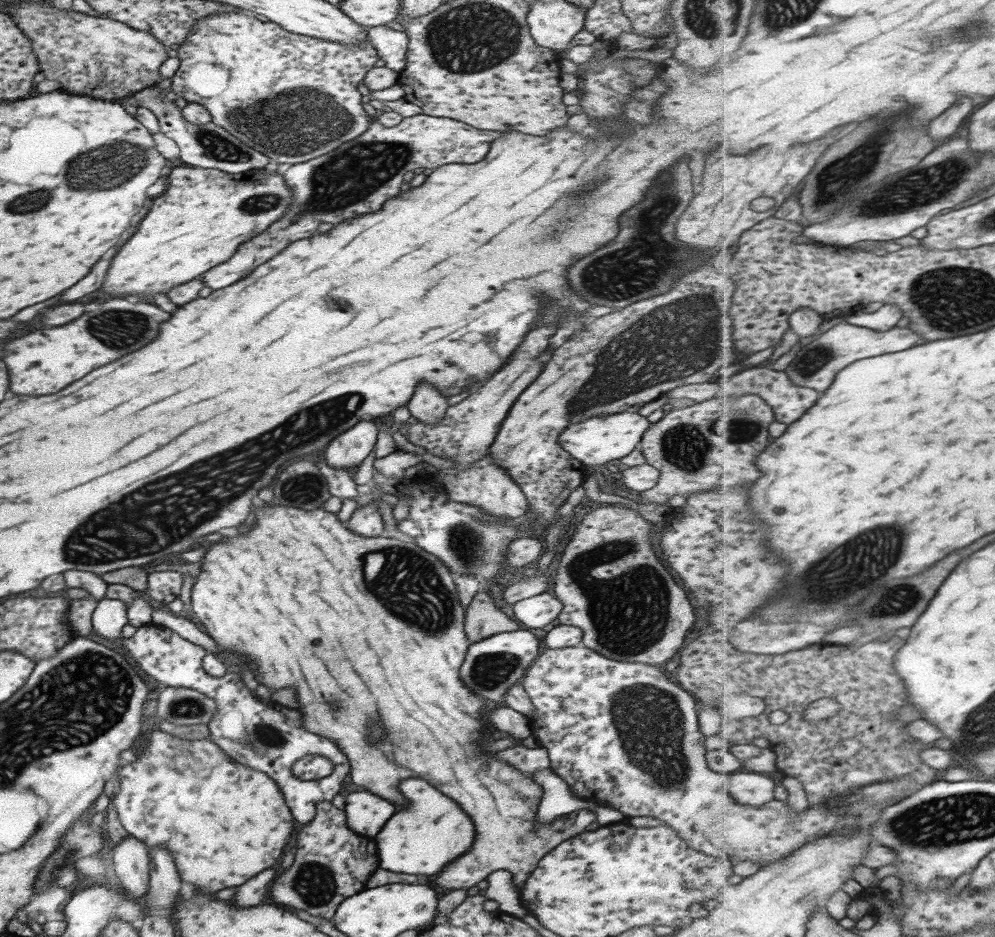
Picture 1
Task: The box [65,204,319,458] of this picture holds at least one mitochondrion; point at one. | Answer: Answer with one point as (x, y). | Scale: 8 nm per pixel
(118, 329)

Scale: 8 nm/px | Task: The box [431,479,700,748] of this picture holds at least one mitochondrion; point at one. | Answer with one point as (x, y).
(629, 601)

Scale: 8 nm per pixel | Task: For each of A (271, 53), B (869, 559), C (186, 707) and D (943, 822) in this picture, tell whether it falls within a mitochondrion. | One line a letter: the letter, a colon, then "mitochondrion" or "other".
A: other
B: mitochondrion
C: mitochondrion
D: mitochondrion

